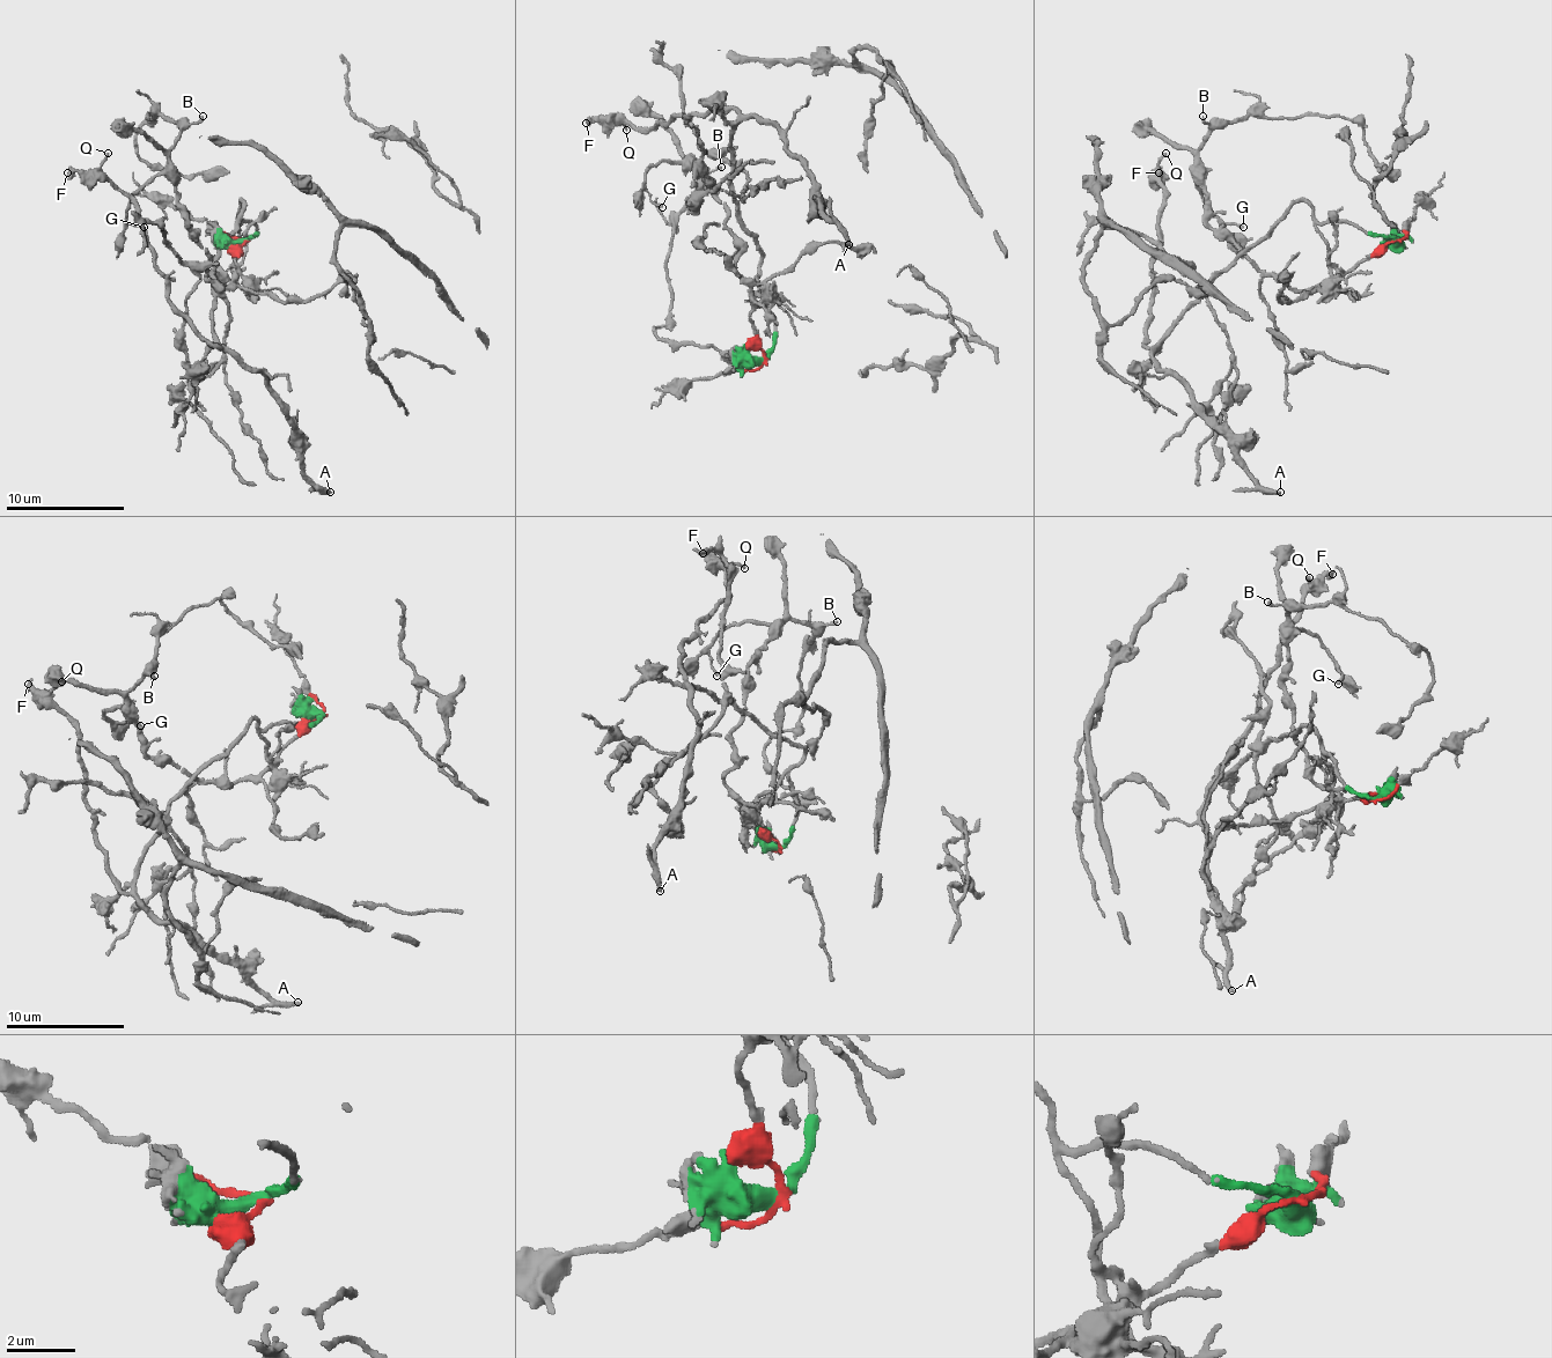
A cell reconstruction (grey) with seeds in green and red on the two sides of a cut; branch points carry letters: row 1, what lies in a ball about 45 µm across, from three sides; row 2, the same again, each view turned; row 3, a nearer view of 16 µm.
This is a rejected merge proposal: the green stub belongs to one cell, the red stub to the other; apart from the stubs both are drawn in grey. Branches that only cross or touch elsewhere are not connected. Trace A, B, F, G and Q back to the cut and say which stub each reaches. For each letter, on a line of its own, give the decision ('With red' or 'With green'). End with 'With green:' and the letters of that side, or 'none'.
A: With green
B: With red
F: With green
G: With red
Q: With green
With green: A, F, Q

